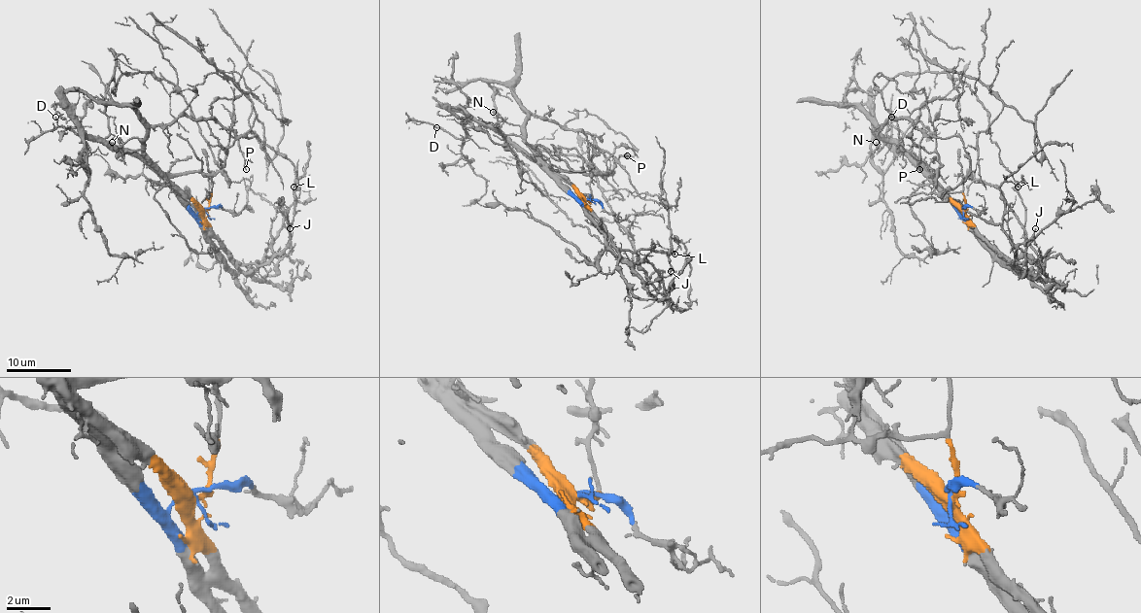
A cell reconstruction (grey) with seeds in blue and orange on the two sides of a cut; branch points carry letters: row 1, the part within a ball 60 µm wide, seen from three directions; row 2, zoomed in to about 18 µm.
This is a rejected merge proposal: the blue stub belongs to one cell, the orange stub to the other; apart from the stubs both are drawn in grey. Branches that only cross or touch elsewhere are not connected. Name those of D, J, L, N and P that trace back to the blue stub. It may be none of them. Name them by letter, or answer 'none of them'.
D

